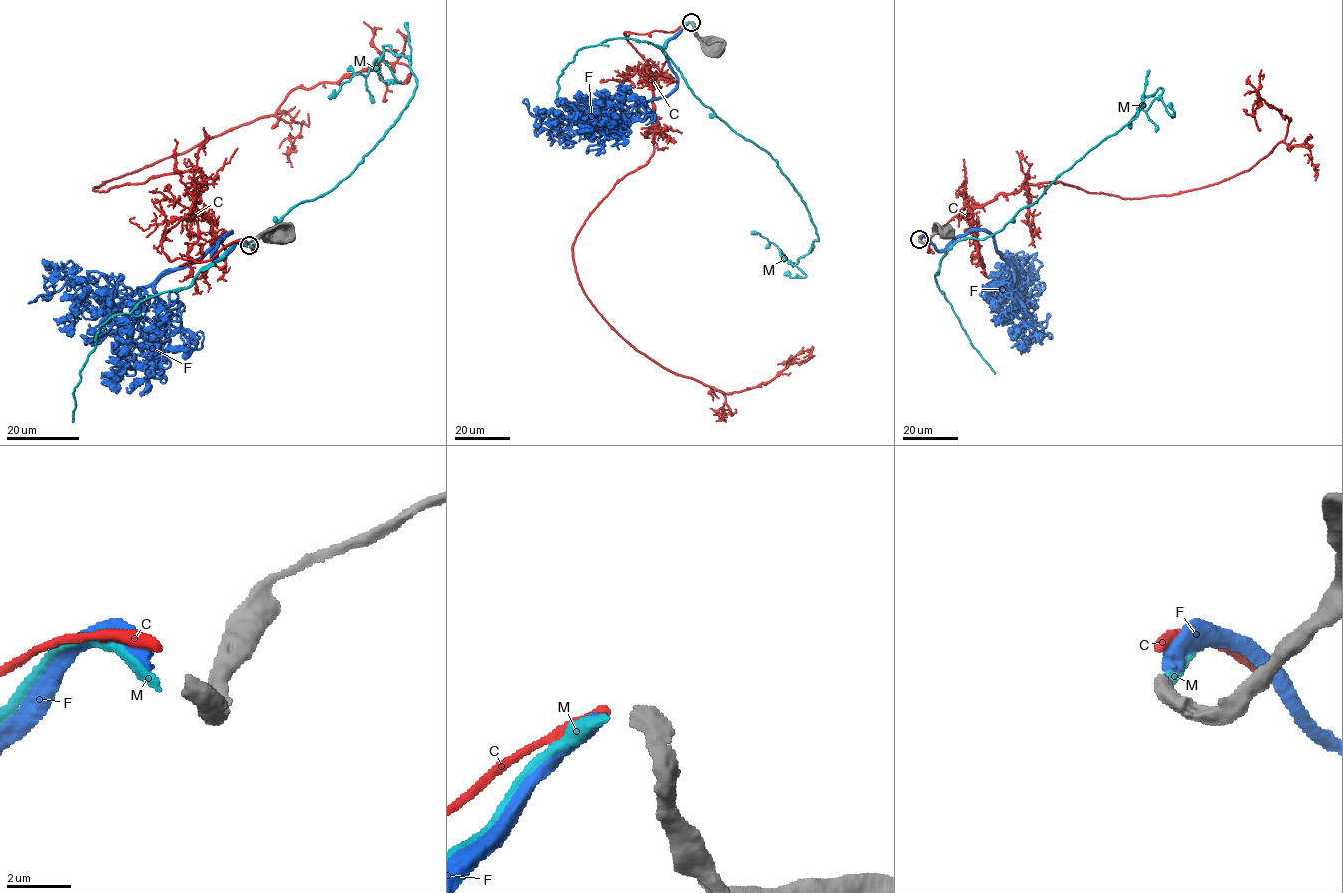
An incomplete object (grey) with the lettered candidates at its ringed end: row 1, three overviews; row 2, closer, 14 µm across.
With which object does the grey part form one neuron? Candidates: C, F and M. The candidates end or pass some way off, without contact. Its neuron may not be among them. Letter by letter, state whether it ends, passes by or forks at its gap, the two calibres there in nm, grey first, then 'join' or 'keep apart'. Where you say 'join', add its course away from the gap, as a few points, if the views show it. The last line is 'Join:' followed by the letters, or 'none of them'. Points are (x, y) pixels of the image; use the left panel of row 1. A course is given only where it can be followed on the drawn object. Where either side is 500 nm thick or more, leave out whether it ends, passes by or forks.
C: it ends there; 480 nm thick on the grey side, 360 nm on the other; keep apart
F: it ends there; 480 nm thick on the grey side, 480 nm on the other; join; it runs (246, 244), (215, 259), (225, 233), (118, 307), (70, 280), (63, 264), (73, 271), (70, 261), (45, 270)
M: it ends there; 480 nm thick on the grey side, 360 nm on the other; keep apart
Join: F

